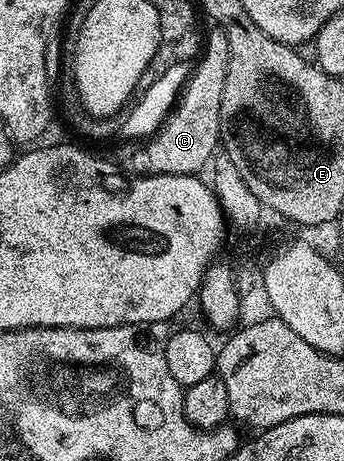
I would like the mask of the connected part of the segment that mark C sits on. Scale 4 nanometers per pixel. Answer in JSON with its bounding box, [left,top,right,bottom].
[120,29,229,176]

